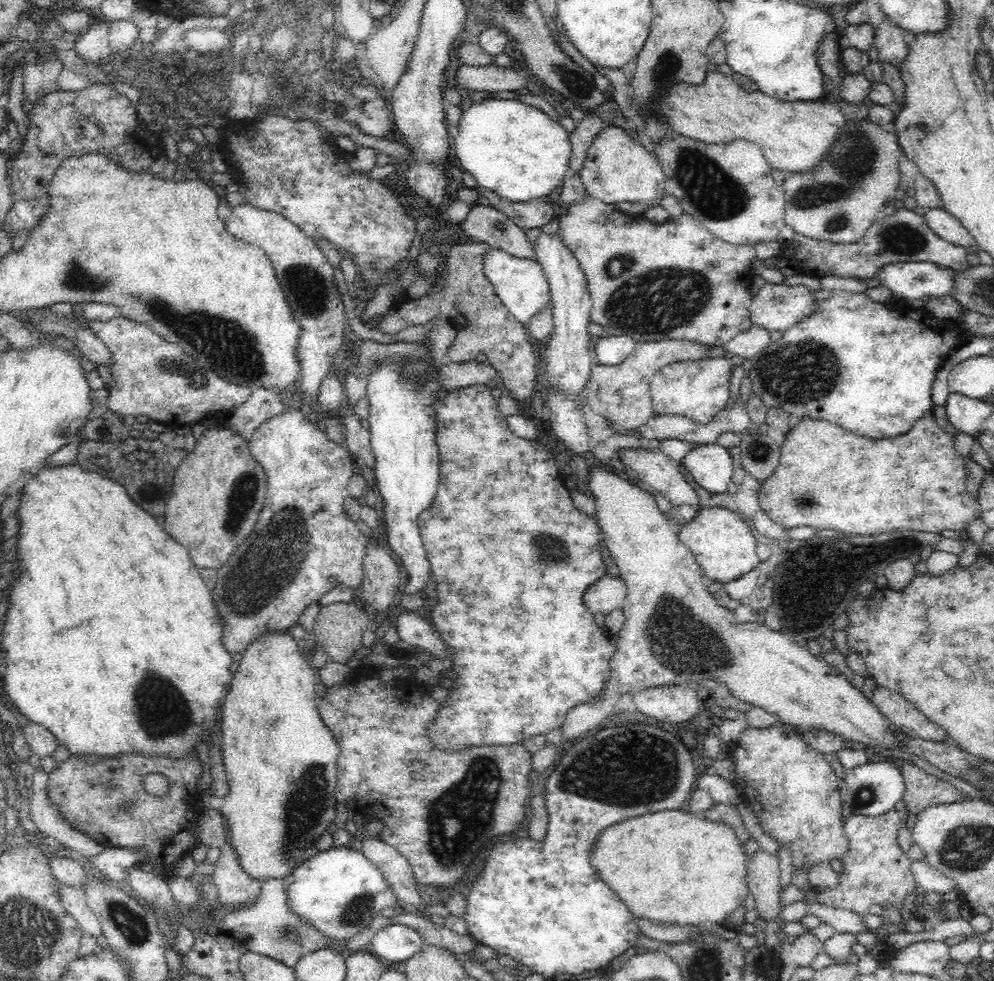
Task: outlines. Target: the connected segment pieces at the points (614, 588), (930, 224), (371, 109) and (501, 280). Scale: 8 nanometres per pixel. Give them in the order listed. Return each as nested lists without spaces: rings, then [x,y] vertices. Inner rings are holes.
[[[605,575],[584,592],[583,604],[592,614],[607,615],[610,611],[622,607],[626,594],[626,584],[620,577]]]
[[[944,208],[926,209],[923,218],[924,224],[929,230],[932,230],[932,232],[936,233],[940,238],[956,246],[968,248],[969,246],[977,244],[972,234]]]
[[[381,95],[362,104],[360,118],[356,119],[360,131],[378,138],[391,131],[392,115],[386,103]]]
[[[492,248],[483,256],[484,274],[493,284],[502,304],[518,322],[527,326],[530,319],[551,302],[549,282],[541,264],[532,259],[515,257],[502,249]]]

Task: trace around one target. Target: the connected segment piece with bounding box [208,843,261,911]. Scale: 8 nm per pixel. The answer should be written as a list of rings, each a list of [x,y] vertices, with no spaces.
[[[226,843],[220,847],[216,866],[208,873],[217,888],[217,898],[221,911],[228,911],[253,901],[260,892],[261,882],[242,872],[238,856]]]

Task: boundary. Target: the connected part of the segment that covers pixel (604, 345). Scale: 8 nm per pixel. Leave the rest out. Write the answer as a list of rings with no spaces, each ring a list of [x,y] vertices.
[[[626,336],[604,337],[593,340],[593,349],[598,365],[610,366],[621,364],[632,352],[637,344]]]

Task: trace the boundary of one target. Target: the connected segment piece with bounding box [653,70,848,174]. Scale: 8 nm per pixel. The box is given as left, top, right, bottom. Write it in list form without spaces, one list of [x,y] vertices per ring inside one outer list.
[[[717,70],[707,72],[704,84],[675,84],[653,105],[668,129],[705,144],[732,144],[735,140],[755,143],[774,170],[792,174],[796,168],[824,164],[832,145],[840,138],[848,120],[830,102],[820,100],[786,102],[762,92],[745,92]]]

